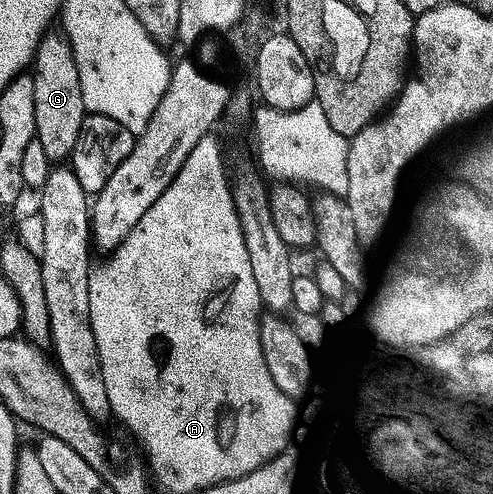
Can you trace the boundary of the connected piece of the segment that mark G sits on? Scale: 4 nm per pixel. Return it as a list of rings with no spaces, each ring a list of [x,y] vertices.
[[[51,33],[42,41],[34,58],[33,82],[37,138],[41,141],[50,163],[59,165],[72,158],[83,123],[89,115],[83,101],[82,80],[79,79],[73,49],[64,36]]]

